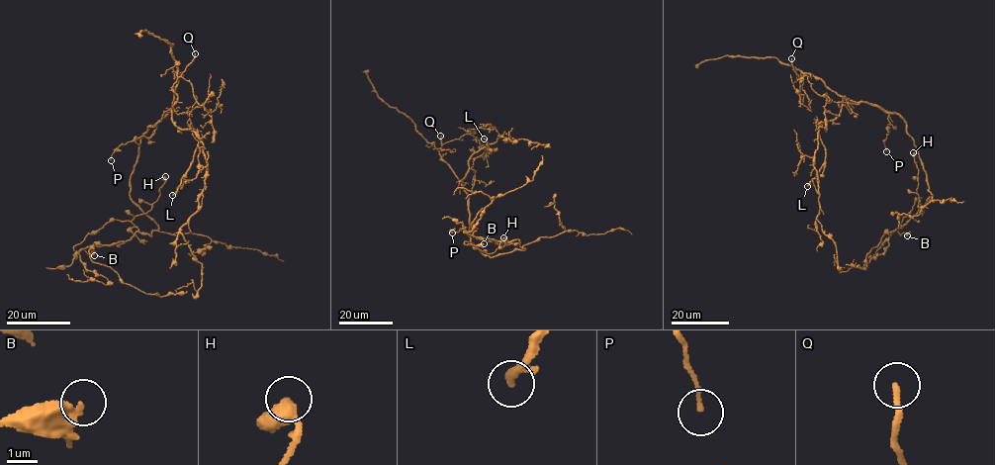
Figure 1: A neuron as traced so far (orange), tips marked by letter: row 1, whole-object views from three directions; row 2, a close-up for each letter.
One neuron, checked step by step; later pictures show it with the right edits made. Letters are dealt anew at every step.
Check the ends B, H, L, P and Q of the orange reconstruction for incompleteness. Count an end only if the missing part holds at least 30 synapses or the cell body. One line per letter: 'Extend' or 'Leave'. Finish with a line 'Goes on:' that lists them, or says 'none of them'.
B: Leave
H: Leave
L: Extend
P: Leave
Q: Leave
Goes on: L

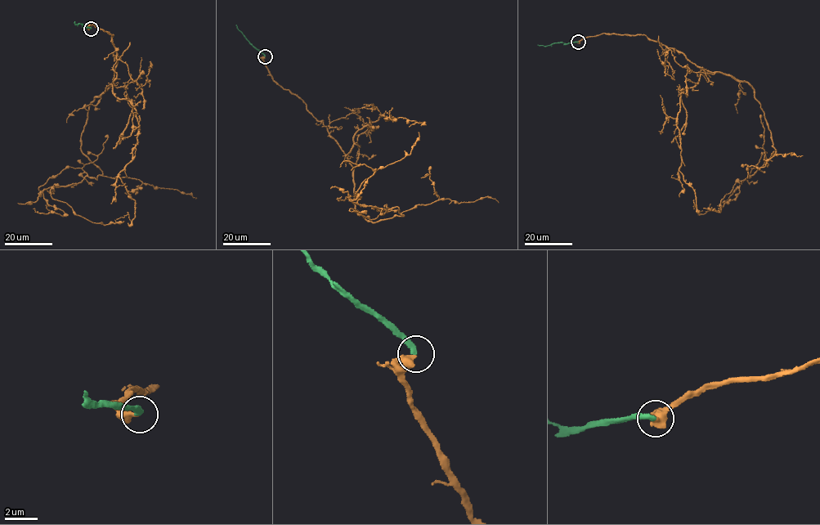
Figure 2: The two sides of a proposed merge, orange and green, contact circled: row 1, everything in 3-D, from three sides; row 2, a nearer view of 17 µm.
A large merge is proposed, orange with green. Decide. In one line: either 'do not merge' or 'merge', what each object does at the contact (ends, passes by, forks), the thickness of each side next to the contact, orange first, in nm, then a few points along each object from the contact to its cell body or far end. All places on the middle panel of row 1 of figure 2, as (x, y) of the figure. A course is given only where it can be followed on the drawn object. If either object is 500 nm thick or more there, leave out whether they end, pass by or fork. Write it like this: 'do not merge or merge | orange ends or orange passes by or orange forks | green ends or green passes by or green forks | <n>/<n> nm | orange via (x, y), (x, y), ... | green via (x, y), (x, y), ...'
merge | orange ends | green ends | 440/300 nm | orange via (265, 56), (352, 165), (365, 219), (403, 216), (356, 193), (418, 132) | green via (265, 56), (244, 38), (236, 24)

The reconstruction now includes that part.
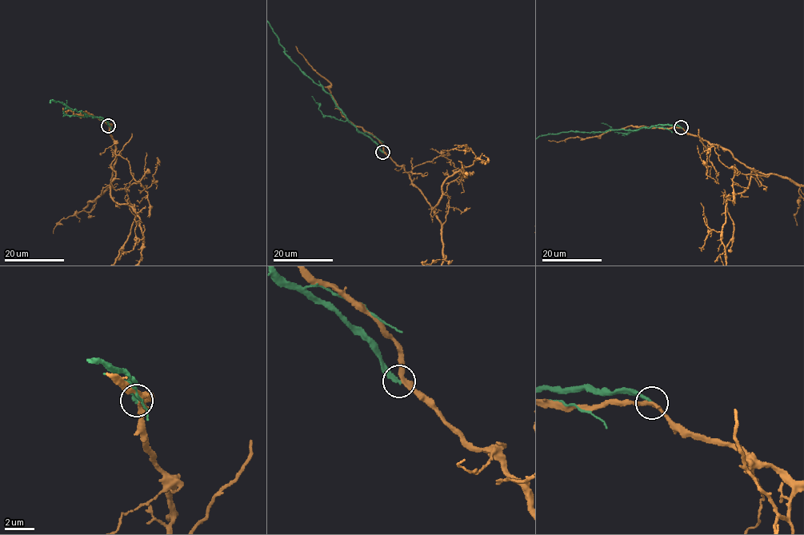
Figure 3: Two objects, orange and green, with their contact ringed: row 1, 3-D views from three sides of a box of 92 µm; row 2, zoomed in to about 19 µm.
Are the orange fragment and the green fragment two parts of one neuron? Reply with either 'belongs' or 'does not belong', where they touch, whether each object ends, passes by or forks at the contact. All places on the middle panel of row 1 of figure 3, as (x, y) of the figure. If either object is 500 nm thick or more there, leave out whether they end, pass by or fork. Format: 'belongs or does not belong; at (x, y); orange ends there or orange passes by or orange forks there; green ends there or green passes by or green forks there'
does not belong; at (382, 152); orange passes by; green ends there

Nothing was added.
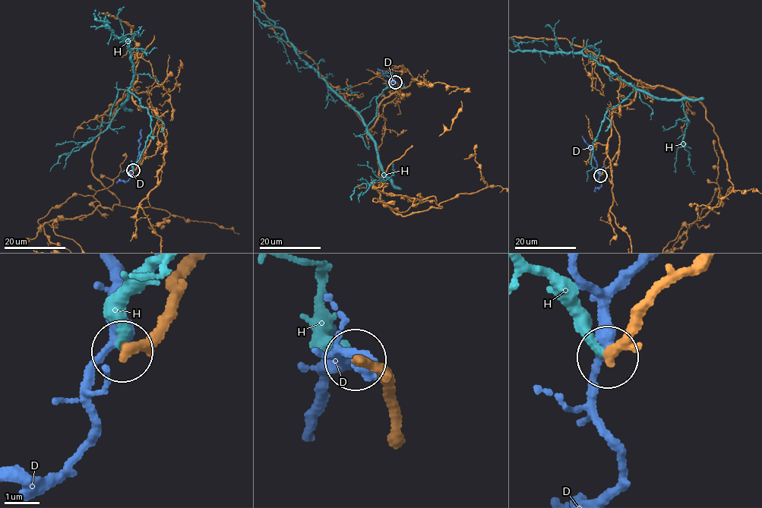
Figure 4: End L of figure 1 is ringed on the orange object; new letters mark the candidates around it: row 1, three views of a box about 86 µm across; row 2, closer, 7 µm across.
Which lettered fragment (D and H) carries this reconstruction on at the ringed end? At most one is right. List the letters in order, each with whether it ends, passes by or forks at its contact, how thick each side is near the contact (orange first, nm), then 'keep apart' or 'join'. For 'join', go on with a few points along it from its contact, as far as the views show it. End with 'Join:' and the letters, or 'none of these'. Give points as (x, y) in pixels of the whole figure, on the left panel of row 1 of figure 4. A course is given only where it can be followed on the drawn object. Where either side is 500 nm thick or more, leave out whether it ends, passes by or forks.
D: it passes by | 320/340 nm | keep apart
H: it ends | 280/280 nm | keep apart
Join: none of these

